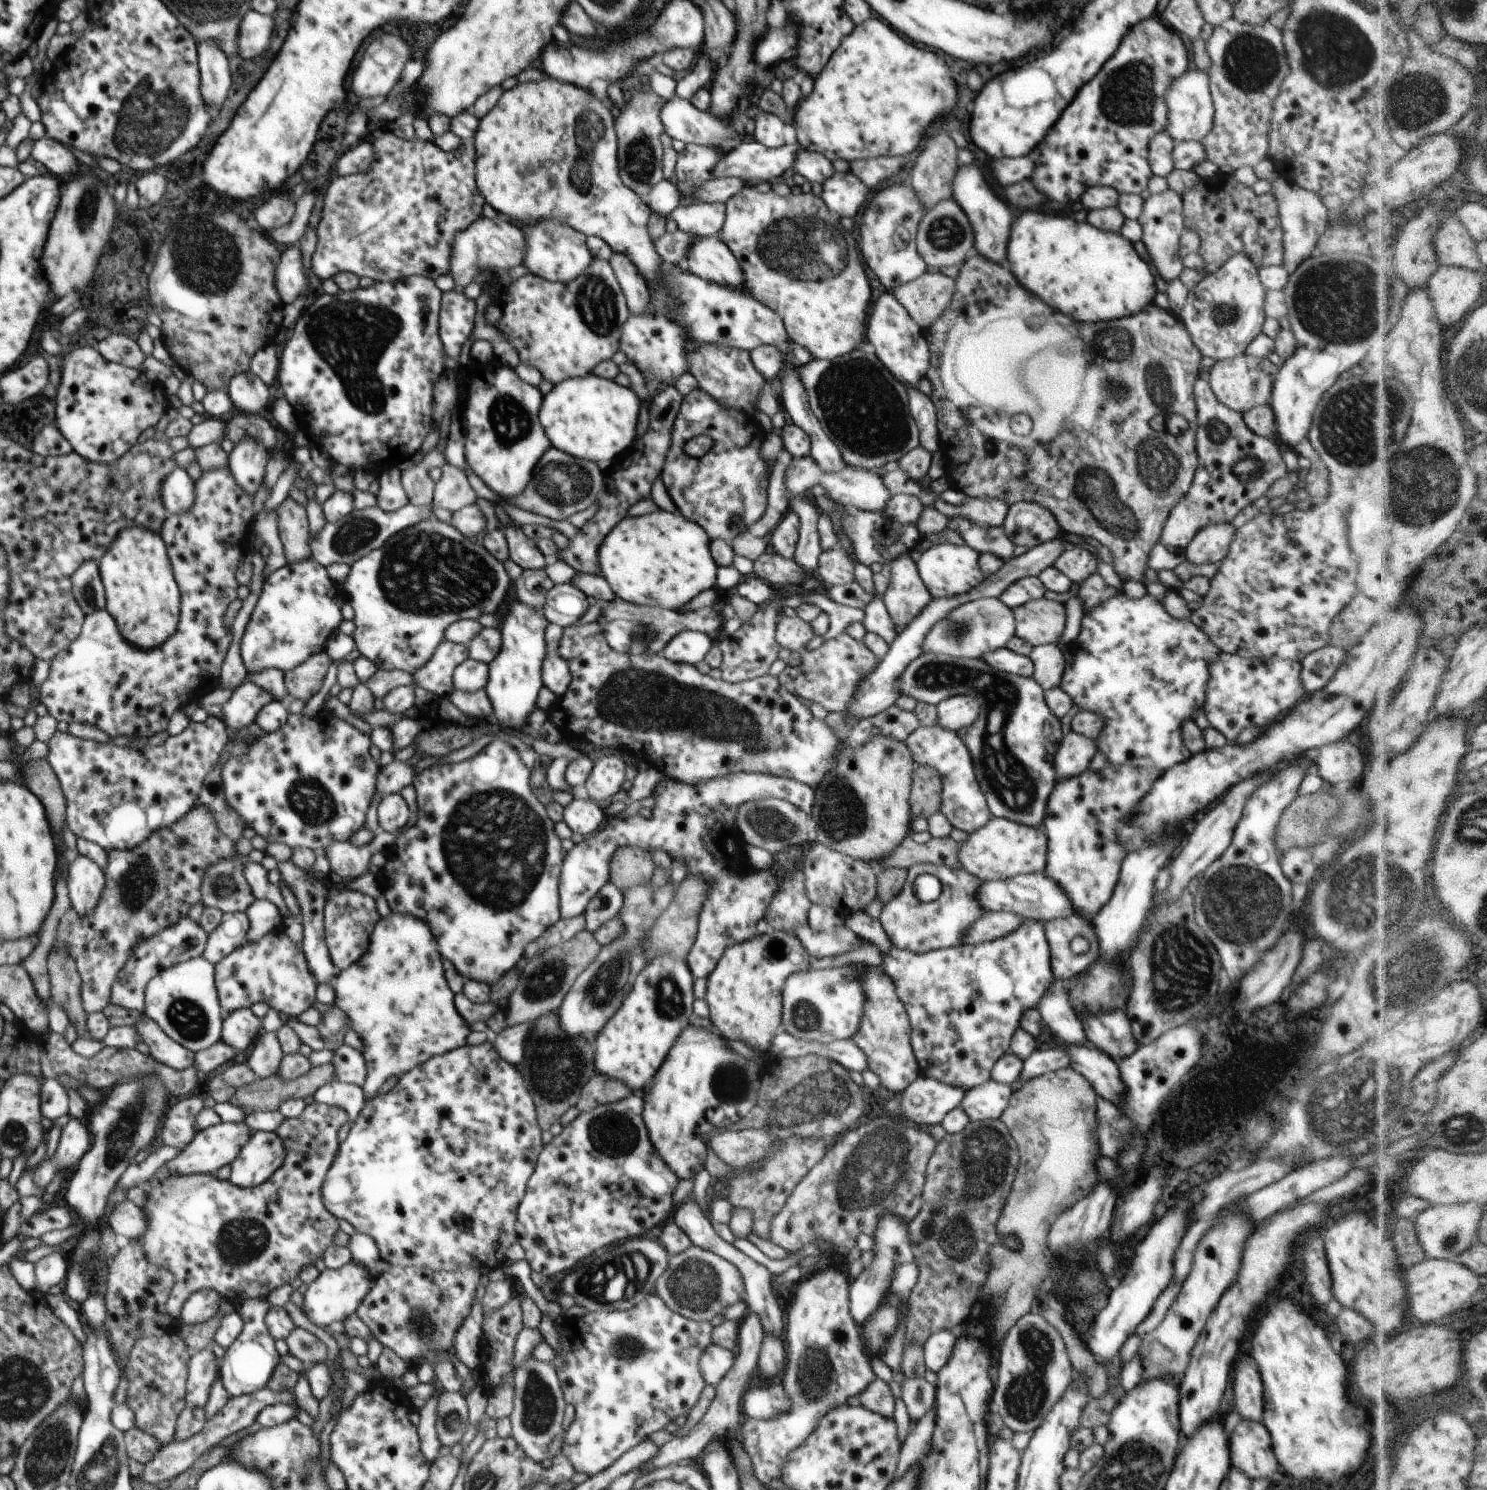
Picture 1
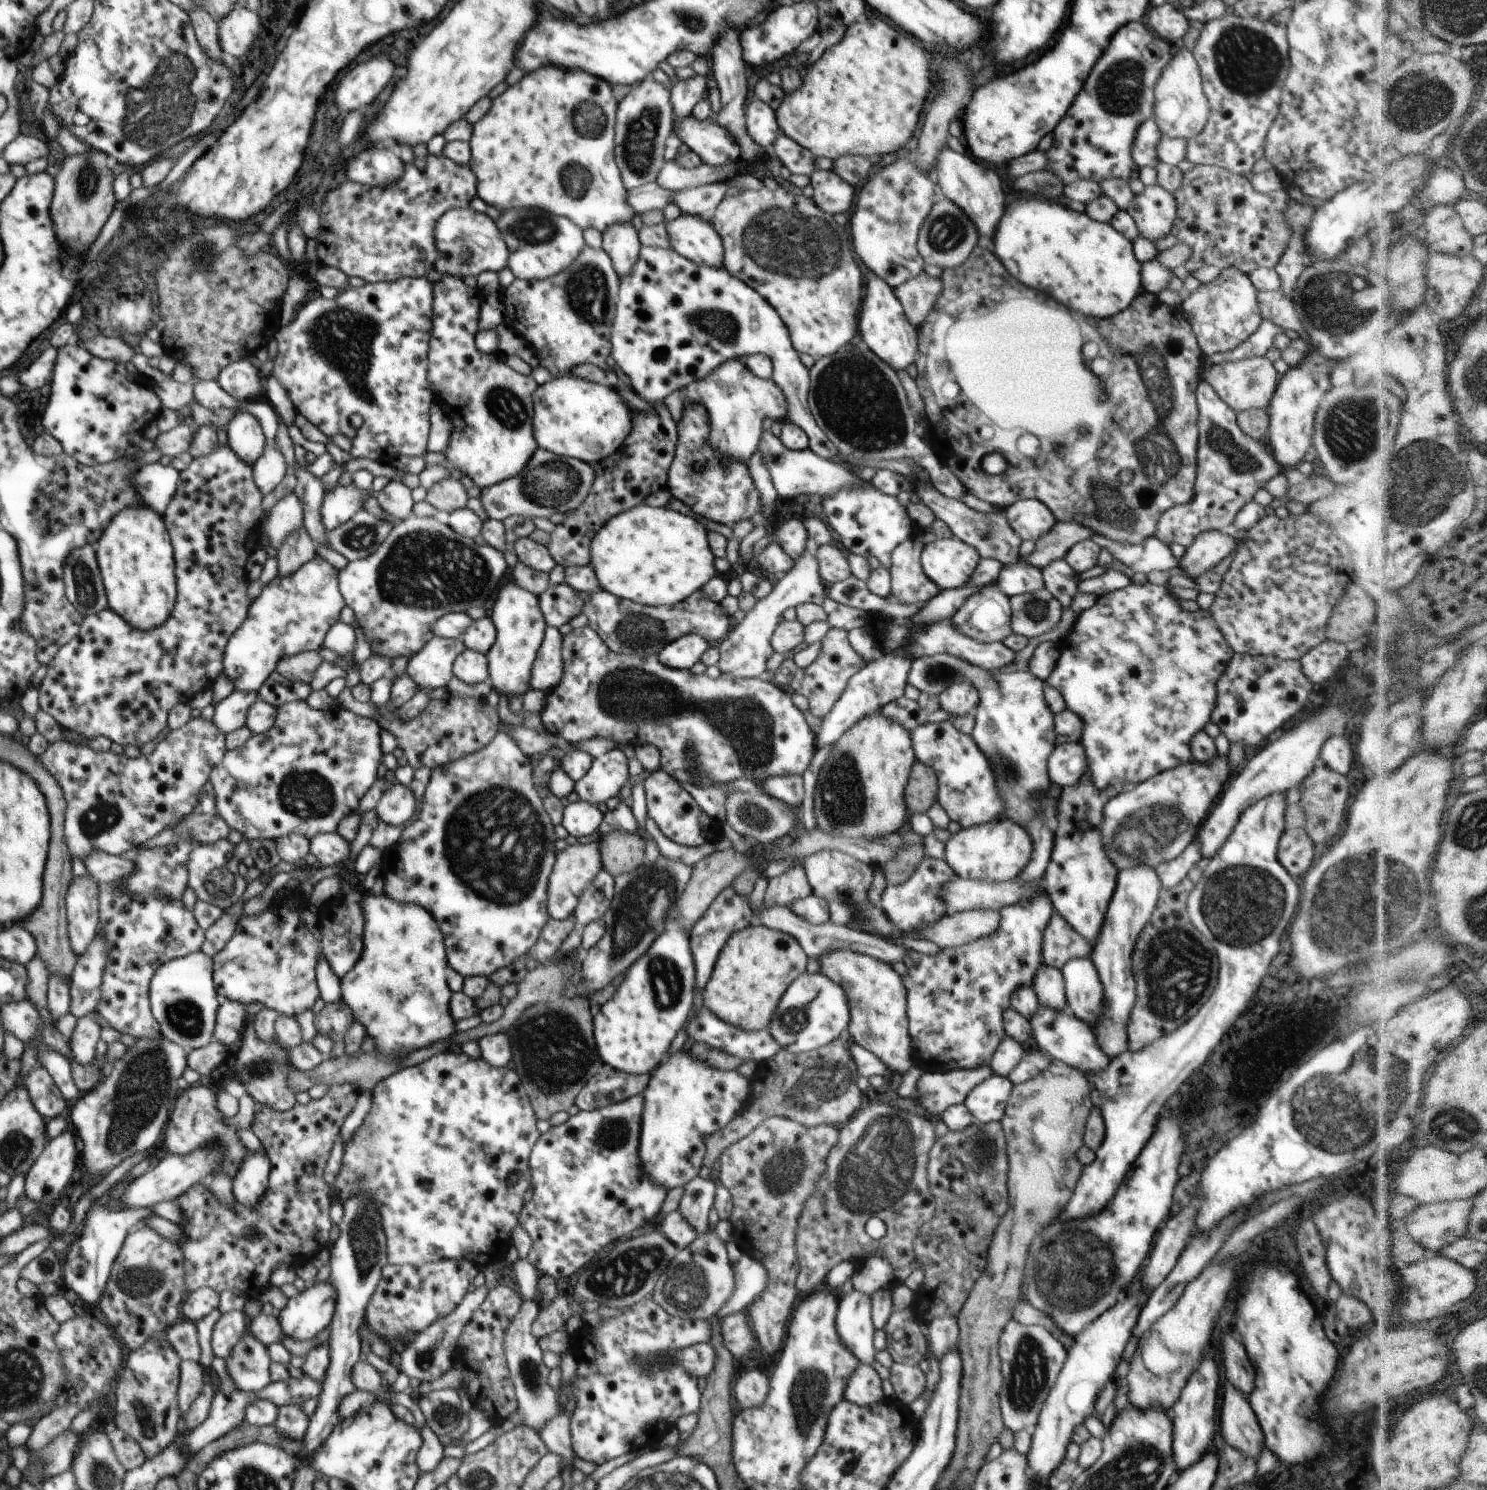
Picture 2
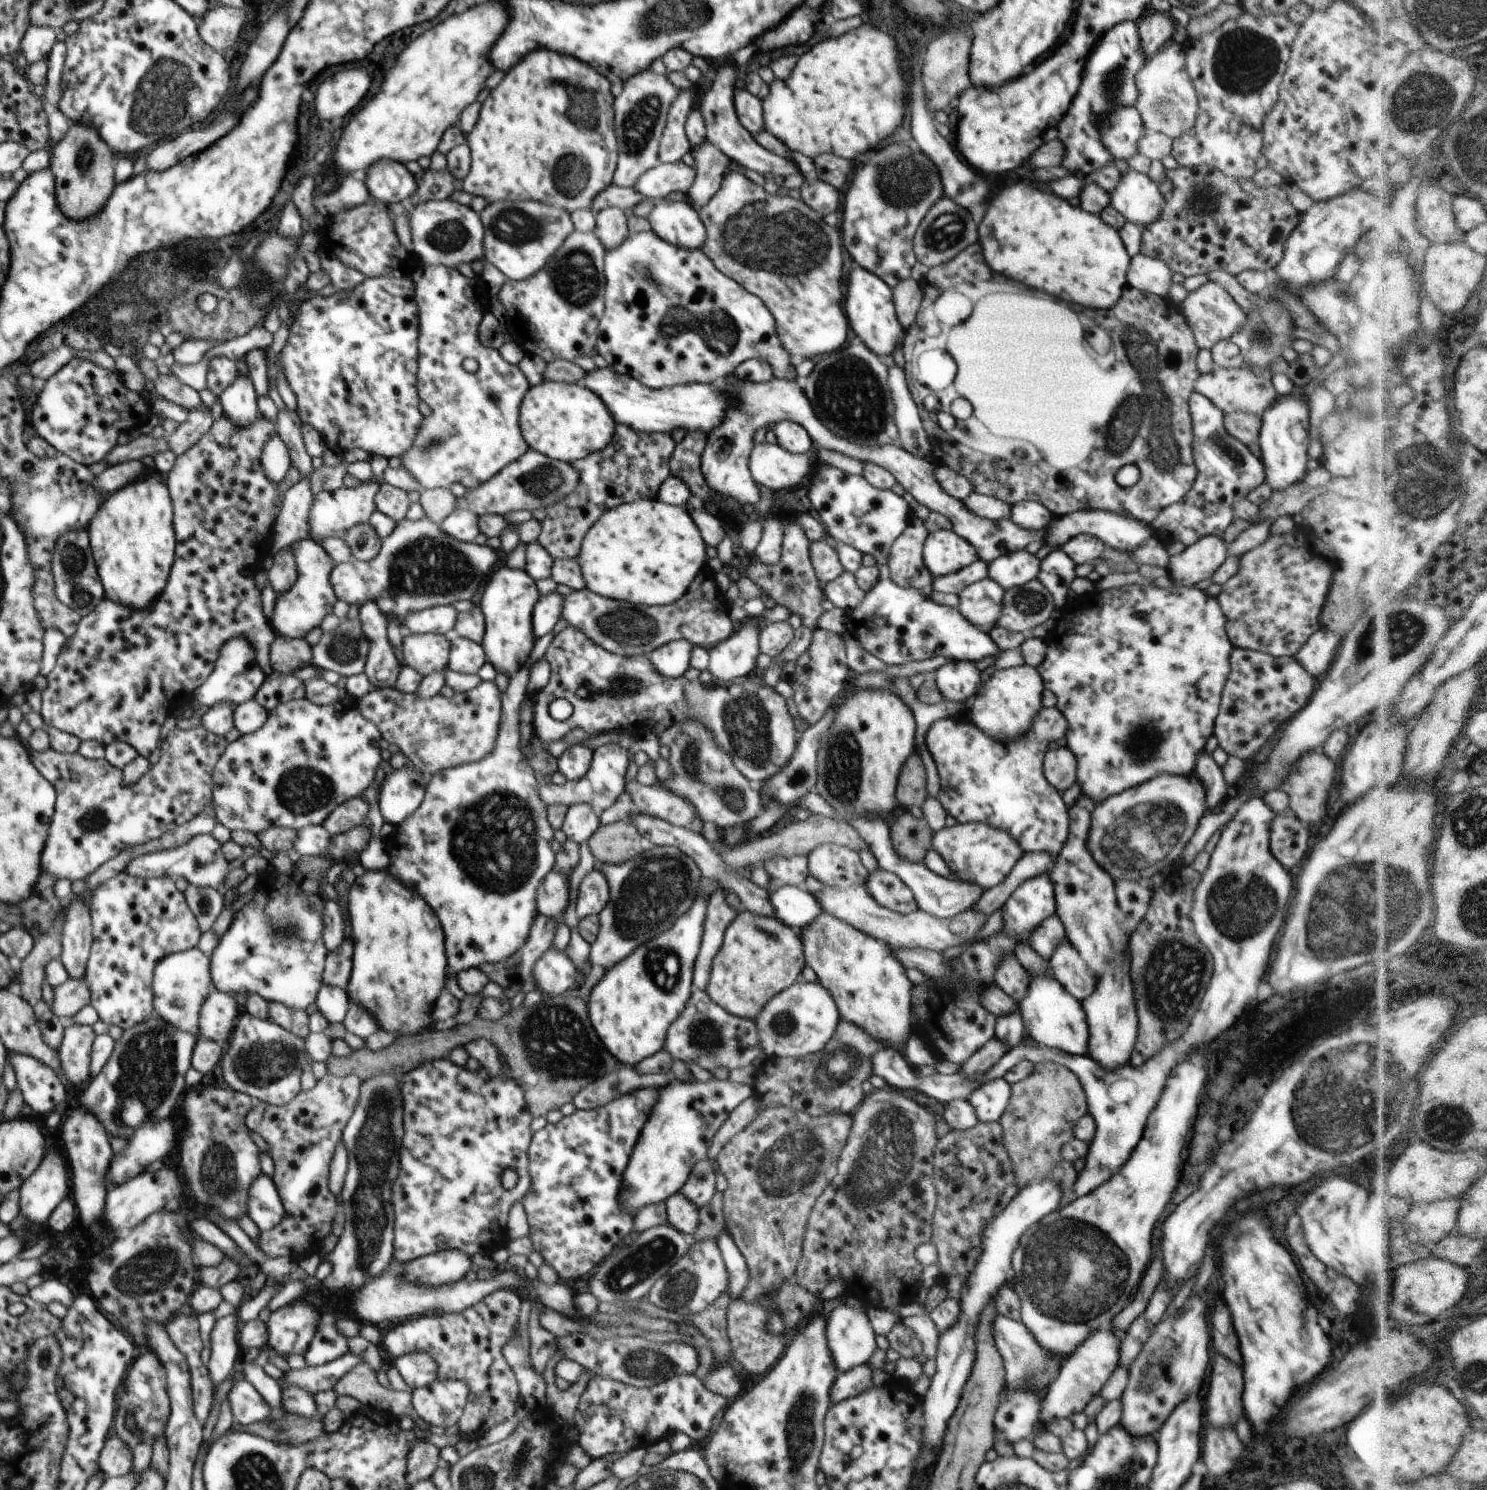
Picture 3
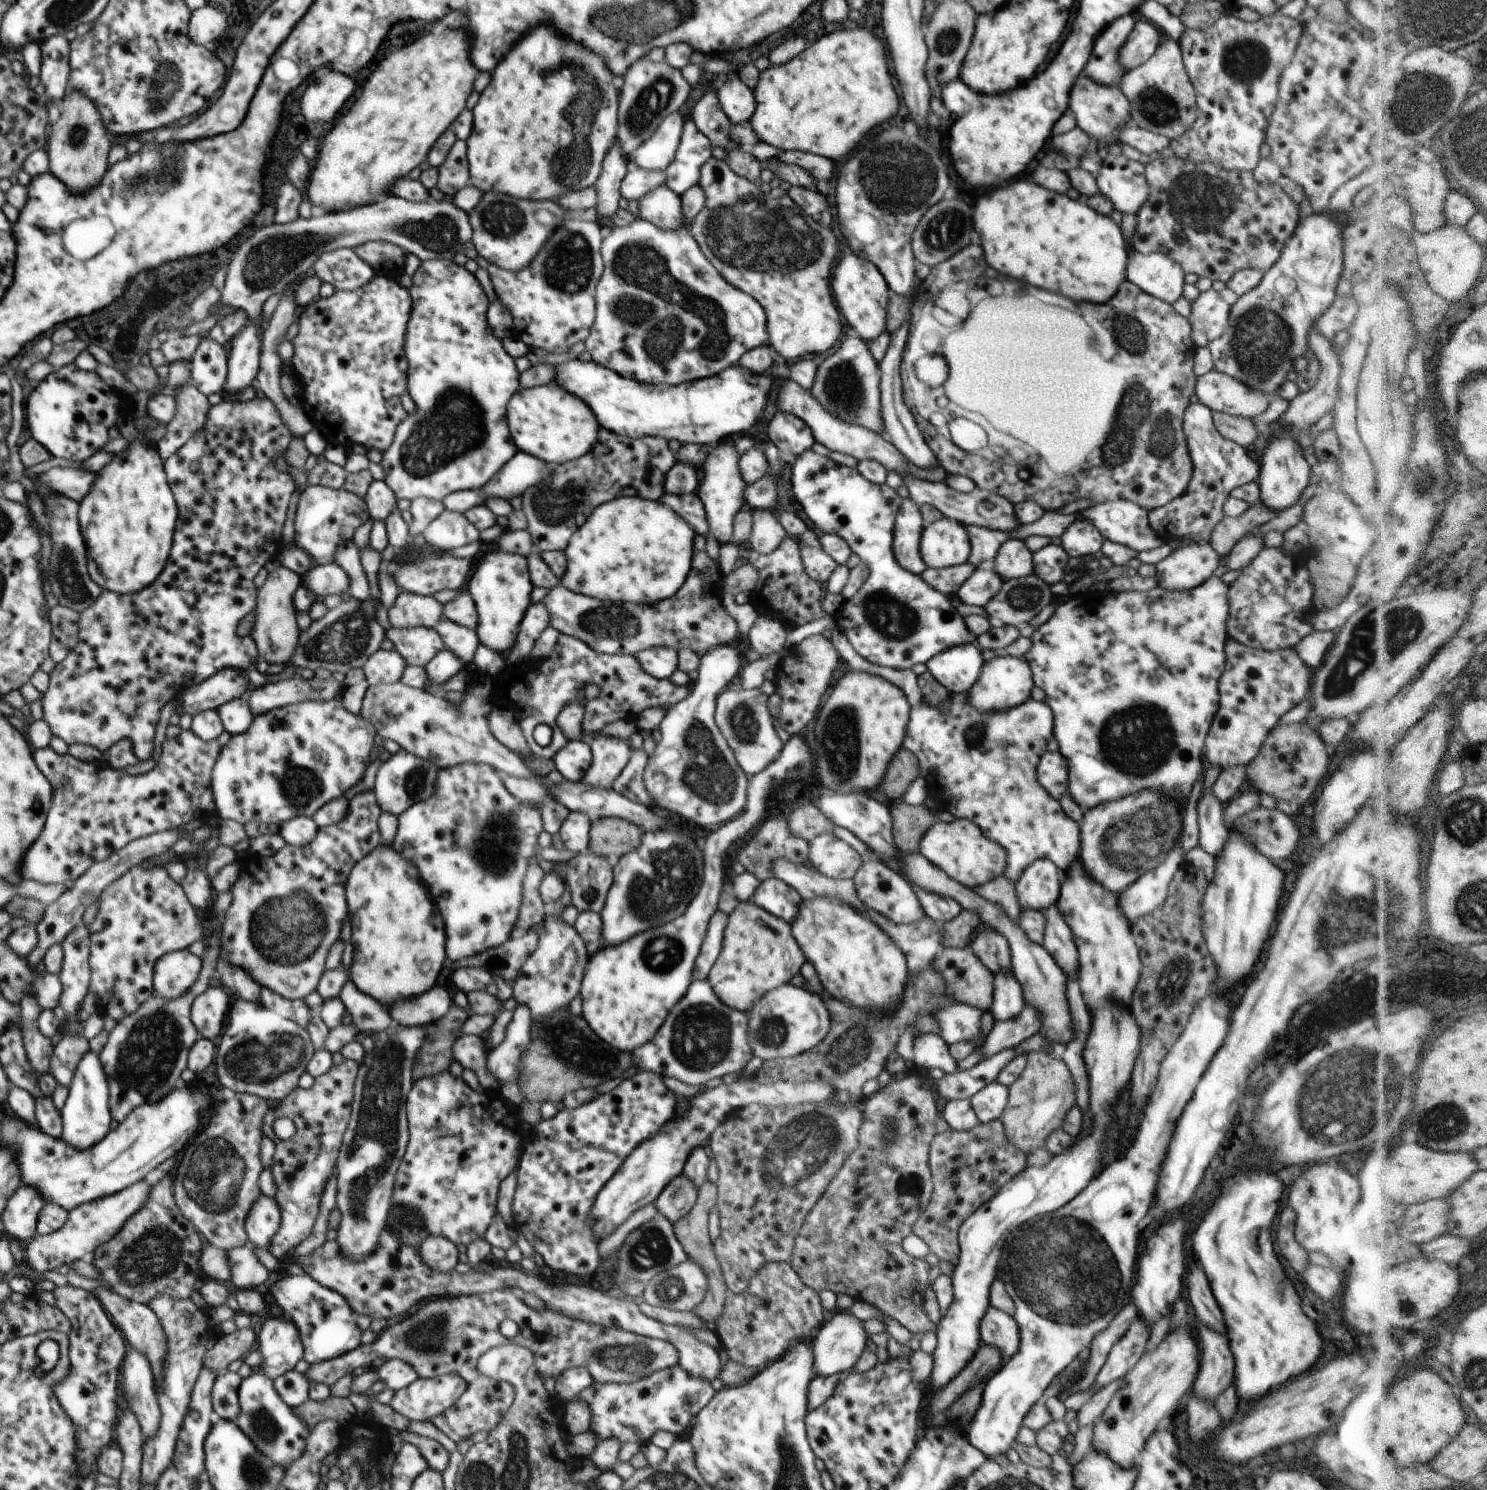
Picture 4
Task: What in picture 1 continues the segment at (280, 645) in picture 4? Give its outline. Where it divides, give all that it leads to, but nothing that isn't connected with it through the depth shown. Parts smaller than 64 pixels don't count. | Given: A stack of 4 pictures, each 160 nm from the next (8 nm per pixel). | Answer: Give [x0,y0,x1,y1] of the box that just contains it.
[278,497,331,703]

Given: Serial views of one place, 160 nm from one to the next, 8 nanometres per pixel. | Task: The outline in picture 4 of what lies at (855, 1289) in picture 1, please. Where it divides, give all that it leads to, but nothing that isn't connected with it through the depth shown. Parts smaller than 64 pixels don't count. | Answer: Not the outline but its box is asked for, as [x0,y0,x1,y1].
[812,1311,869,1376]

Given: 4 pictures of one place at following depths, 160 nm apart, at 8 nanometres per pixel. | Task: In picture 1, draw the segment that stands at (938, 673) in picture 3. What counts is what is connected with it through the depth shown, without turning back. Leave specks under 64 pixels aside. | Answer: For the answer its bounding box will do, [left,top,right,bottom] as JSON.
[935,695,979,733]

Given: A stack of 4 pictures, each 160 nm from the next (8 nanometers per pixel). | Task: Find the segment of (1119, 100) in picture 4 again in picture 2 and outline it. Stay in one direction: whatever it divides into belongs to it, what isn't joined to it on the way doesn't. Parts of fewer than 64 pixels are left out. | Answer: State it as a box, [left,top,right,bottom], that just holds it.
[1131,119,1164,168]

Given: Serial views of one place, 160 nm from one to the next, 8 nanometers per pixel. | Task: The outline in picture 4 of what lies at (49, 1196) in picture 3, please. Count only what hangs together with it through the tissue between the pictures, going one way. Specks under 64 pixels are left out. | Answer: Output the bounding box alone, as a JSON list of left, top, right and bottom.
[1,1185,47,1245]

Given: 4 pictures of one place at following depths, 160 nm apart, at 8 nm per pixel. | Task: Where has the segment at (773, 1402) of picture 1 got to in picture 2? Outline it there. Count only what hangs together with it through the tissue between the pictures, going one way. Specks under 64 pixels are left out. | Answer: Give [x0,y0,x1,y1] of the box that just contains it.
[734,1370,769,1409]

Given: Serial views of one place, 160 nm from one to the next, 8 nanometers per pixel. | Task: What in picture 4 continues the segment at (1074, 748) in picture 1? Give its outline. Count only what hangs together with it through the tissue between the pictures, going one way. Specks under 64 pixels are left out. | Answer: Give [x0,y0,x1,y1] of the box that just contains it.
[1037,751,1069,801]

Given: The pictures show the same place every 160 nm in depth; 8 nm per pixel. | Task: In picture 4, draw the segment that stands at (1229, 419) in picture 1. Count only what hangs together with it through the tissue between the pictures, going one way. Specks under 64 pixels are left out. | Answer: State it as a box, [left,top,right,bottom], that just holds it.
[1148,401,1259,543]

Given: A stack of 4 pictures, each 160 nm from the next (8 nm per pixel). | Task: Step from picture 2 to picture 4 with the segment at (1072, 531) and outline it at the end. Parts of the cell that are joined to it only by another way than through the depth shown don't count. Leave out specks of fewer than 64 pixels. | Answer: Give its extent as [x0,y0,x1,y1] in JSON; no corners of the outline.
[1078,500,1164,553]

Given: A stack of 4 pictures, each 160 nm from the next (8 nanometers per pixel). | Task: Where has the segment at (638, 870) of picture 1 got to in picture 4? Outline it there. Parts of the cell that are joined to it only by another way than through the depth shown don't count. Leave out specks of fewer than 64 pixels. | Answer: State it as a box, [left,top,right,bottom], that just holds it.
[589,817,644,860]

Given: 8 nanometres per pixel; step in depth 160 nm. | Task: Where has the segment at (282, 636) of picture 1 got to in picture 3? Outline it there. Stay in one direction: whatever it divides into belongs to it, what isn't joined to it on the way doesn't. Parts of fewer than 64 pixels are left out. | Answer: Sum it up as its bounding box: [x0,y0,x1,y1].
[194,539,338,707]

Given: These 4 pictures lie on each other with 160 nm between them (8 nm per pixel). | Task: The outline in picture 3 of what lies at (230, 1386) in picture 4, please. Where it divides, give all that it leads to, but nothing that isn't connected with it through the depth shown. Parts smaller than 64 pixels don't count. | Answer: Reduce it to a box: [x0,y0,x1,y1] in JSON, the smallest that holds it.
[227,1378,271,1425]

